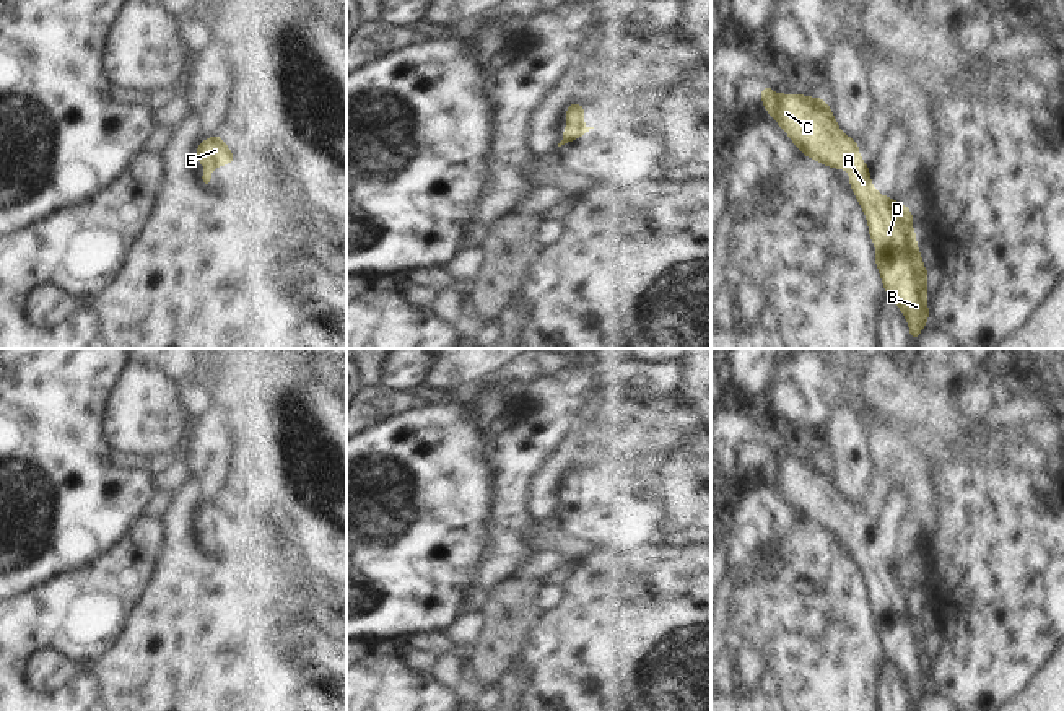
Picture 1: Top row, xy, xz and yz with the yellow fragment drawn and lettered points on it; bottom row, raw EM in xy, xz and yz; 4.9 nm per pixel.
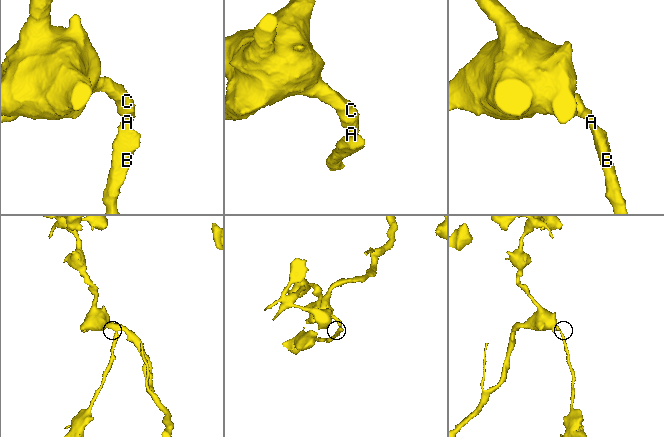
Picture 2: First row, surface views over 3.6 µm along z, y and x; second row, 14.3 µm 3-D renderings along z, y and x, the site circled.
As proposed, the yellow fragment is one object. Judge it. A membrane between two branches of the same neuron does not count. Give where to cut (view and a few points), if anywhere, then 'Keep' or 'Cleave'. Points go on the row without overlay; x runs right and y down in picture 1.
No split. Keep

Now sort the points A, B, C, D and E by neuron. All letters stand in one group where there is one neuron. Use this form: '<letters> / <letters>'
A B C D E

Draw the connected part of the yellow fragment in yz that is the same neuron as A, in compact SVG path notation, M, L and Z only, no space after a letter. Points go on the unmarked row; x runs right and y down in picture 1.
M766 448L760 461L765 474L784 493L794 510L830 532L849 534L853 557L869 586L869 599L877 612L875 628L885 658L903 676L911 706L916 706L927 677L927 641L916 597L911 591L913 576L875 557L869 532L859 521L857 508L846 501L825 464L800 459L776 459Z

